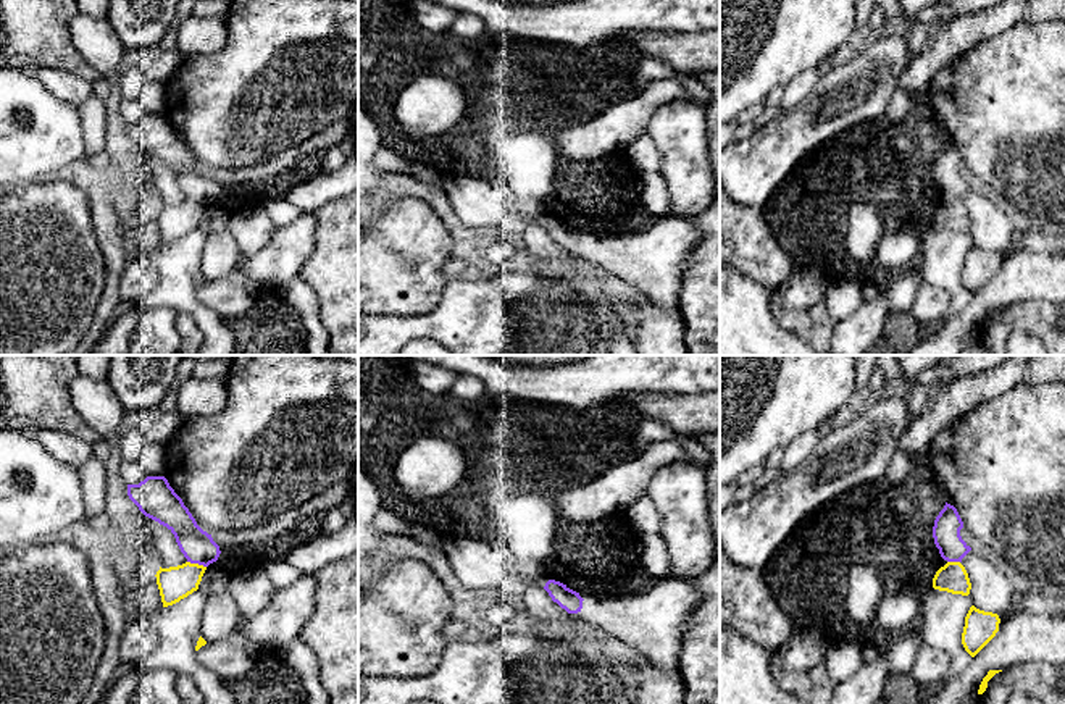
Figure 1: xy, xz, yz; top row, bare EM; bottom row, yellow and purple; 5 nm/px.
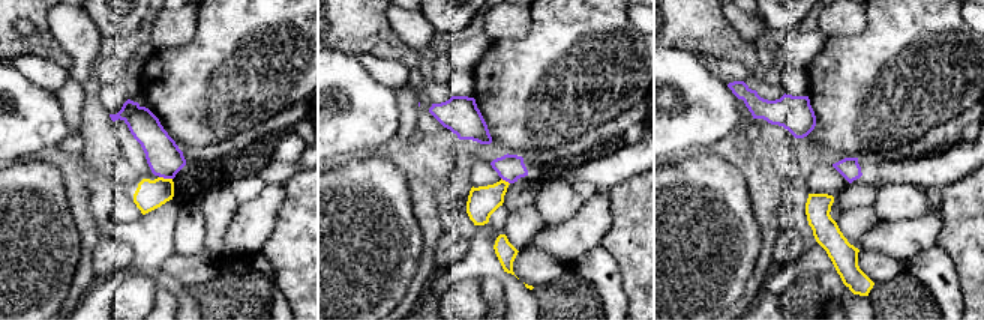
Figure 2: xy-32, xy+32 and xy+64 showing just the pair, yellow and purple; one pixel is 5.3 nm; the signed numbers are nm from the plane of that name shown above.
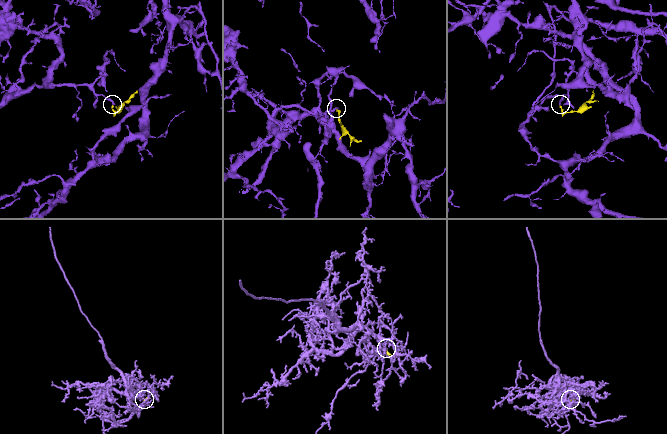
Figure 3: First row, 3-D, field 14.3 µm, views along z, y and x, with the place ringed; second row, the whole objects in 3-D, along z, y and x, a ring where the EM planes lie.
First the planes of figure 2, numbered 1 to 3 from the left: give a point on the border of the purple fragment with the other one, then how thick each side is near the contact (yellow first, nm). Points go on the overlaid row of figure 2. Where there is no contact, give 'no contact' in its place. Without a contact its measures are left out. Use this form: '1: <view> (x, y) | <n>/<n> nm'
1: xy-32 (165, 179) | 160/190 nm
2: xy+32 (504, 181) | 160/140 nm
3: no contact

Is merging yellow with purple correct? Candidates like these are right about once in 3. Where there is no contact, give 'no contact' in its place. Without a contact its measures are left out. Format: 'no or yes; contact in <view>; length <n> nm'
yes; contact in xy; length 100 nm

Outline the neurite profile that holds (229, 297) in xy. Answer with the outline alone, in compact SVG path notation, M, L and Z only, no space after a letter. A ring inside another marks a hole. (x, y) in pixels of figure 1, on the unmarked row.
M239 271L219 281L207 281L195 291L197 300L224 320L247 313L257 302L257 292Z

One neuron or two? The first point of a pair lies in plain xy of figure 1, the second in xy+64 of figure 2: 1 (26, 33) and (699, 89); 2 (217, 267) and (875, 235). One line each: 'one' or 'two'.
1: two
2: two

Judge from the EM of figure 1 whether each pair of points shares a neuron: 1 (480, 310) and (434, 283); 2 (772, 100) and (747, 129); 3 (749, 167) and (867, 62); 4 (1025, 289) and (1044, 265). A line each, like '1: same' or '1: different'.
1: different
2: same
3: same
4: same

